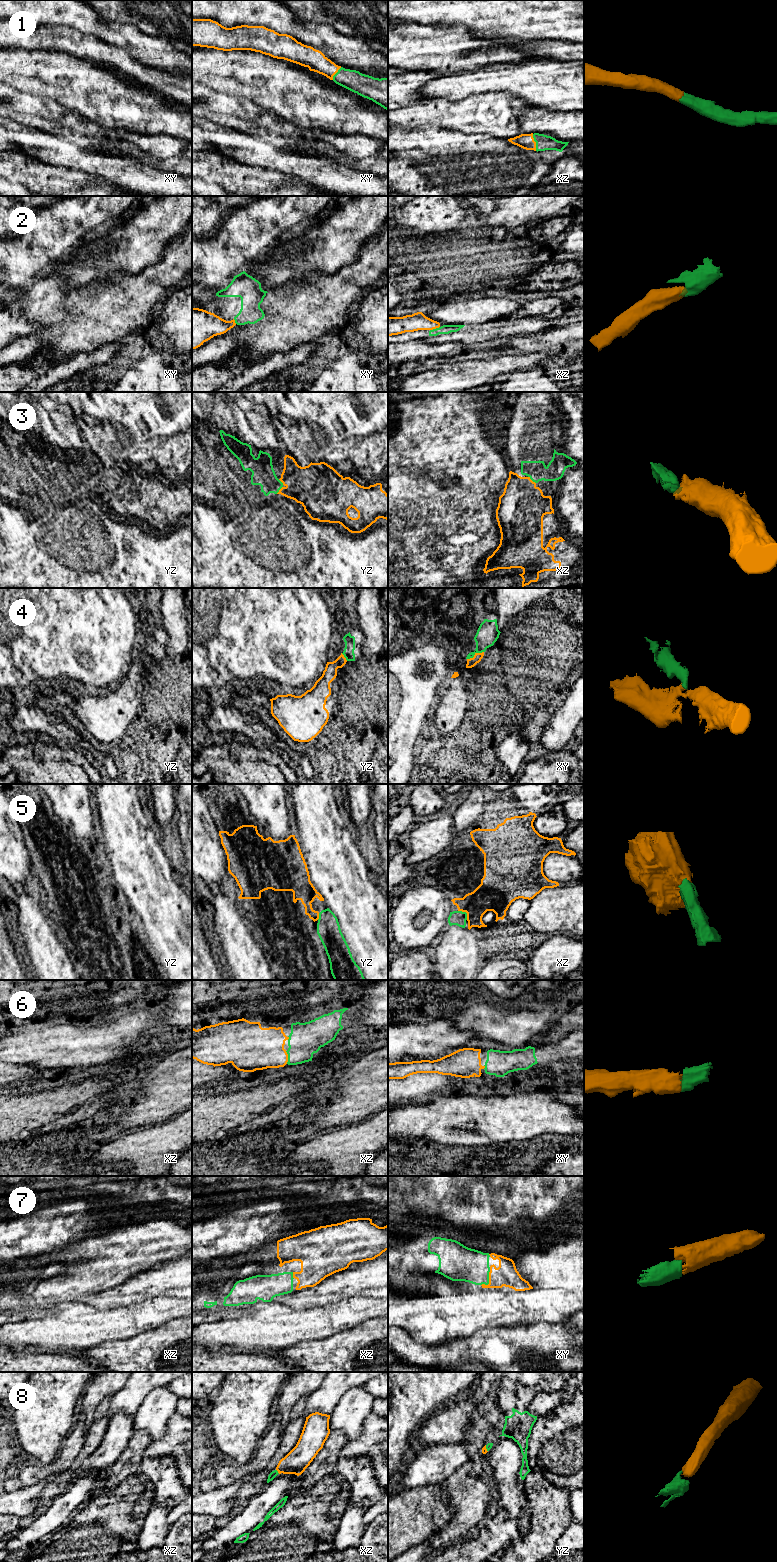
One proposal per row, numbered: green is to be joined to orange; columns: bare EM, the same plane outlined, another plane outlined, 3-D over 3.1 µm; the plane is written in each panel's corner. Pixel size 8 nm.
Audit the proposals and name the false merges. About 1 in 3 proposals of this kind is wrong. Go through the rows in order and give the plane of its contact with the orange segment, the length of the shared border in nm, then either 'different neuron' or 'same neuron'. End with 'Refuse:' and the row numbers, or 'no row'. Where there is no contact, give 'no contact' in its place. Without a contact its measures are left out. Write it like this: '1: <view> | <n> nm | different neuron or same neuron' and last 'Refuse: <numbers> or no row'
1: xz | 140 nm | same neuron
2: xz | 90 nm | same neuron
3: xz | 90 nm | same neuron
4: xy | 150 nm | same neuron
5: xz | 110 nm | same neuron
6: xz | 110 nm | same neuron
7: xy | 170 nm | same neuron
8: xz | 50 nm | same neuron
Refuse: no row

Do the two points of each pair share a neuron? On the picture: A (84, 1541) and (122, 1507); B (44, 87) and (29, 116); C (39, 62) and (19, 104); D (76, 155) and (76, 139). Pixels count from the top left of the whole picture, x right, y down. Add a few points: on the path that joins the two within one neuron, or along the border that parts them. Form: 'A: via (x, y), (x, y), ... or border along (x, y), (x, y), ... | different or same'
A: via (93, 1536), (113, 1516) | same
B: border along (16, 89), (42, 99) | different
C: border along (10, 85), (42, 99) | different
D: border along (78, 147), (101, 153) | different

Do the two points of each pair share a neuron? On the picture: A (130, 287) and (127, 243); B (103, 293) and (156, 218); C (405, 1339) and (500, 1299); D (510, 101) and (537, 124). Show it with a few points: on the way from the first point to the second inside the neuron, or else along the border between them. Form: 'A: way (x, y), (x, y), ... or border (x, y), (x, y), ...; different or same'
A: border (151, 265), (107, 281); different
B: border (134, 273), (120, 273), (115, 280), (89, 285); different
C: border (398, 1327), (418, 1342), (435, 1342); different
D: border (534, 106), (519, 117), (519, 128), (522, 133); different

